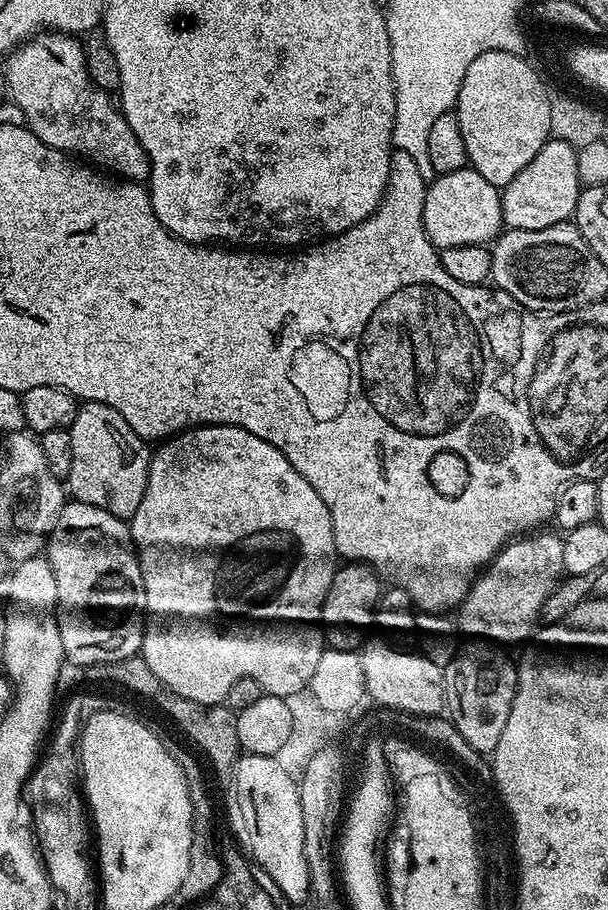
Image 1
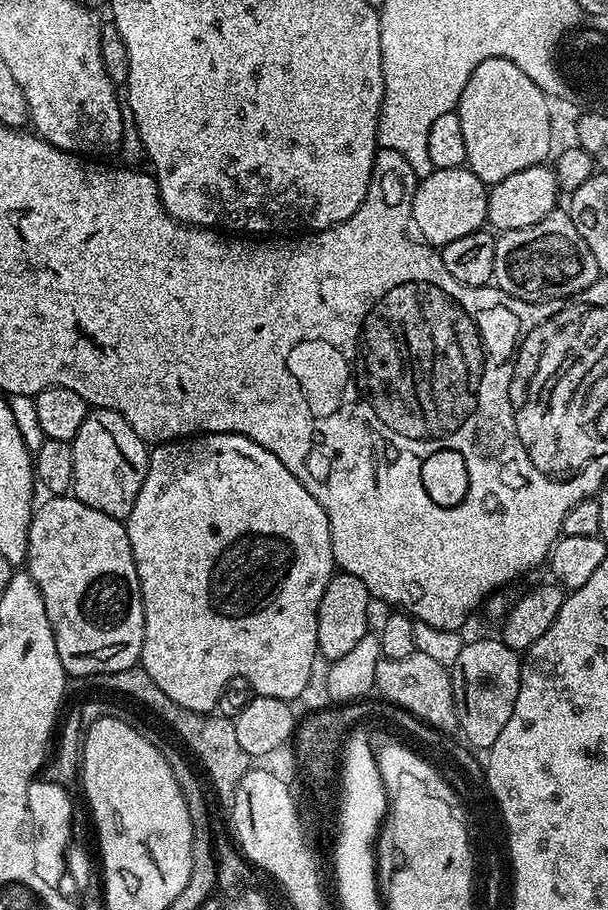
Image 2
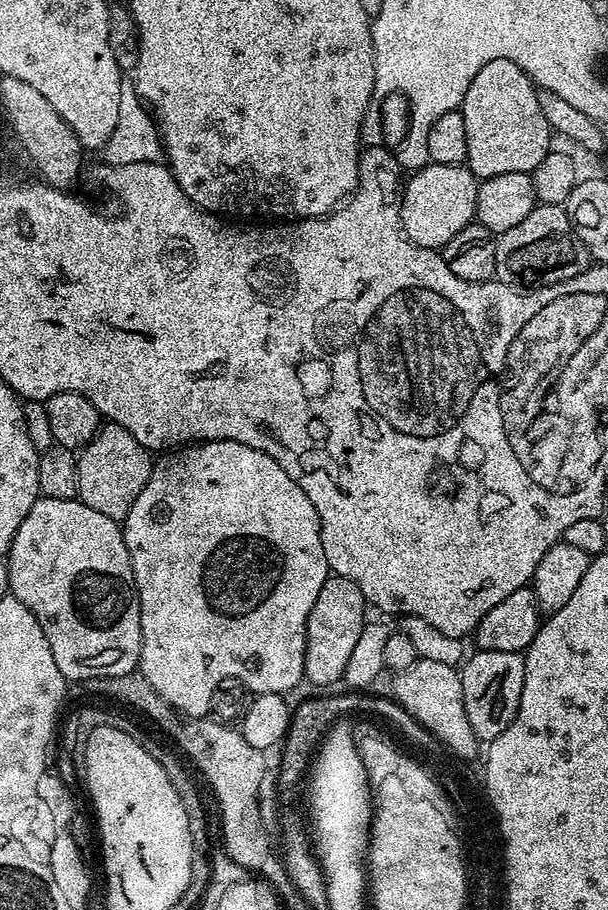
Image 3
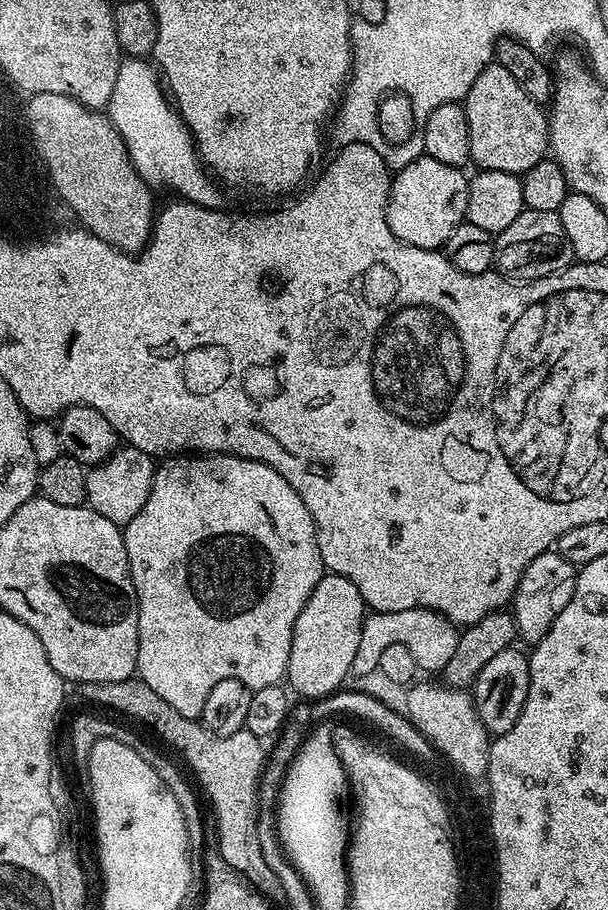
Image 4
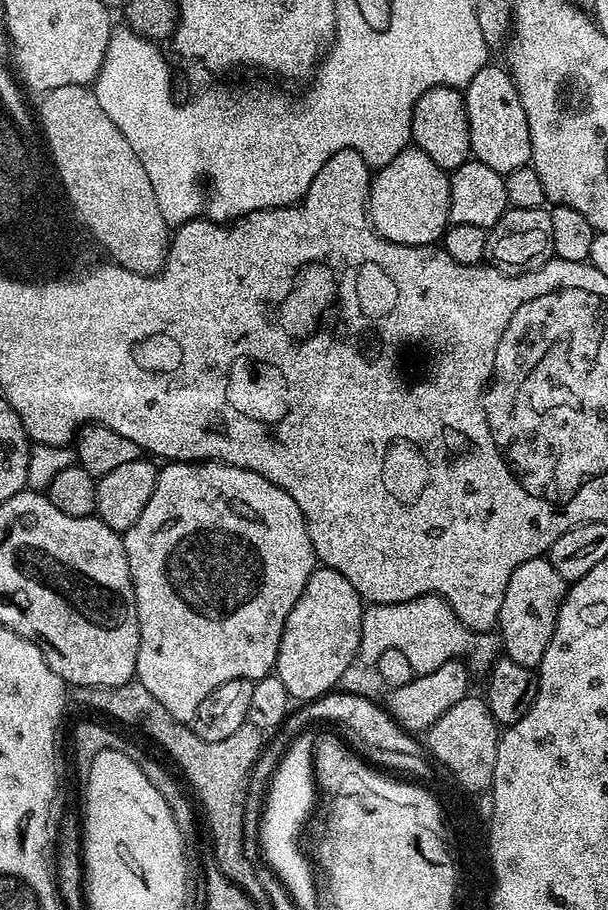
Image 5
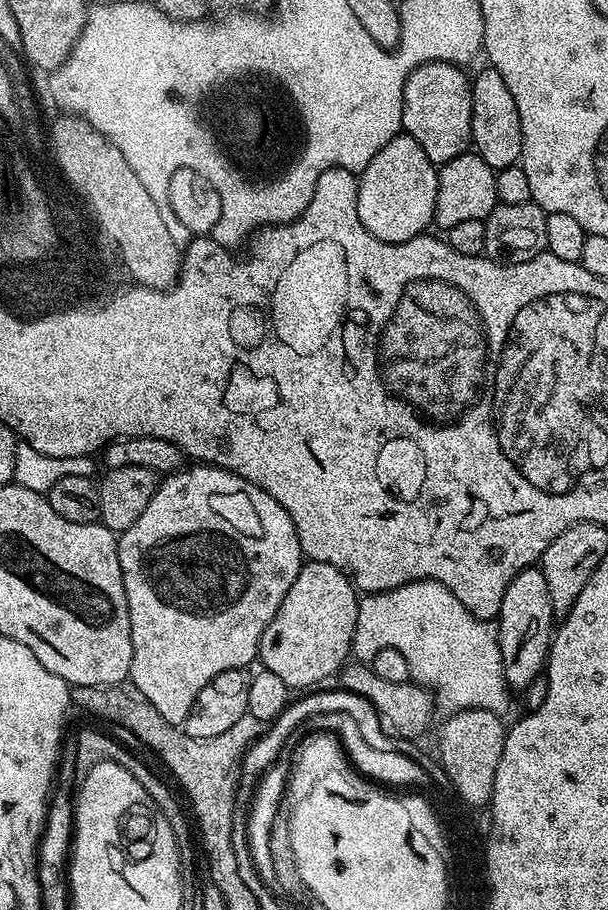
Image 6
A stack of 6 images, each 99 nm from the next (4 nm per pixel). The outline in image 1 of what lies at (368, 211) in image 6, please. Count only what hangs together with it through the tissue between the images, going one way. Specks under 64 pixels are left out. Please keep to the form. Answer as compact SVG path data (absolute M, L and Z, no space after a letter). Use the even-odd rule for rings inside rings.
M471 166L462 170L454 170L445 176L437 175L428 185L426 206L422 210L424 229L430 242L438 250L450 246L470 246L471 244L491 245L505 227L500 193L501 189L486 182L486 178L482 178L482 174L478 174Z

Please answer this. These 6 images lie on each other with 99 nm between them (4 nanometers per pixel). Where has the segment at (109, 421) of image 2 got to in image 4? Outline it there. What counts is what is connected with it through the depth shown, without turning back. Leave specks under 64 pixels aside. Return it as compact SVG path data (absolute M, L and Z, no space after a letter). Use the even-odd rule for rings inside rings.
M131 446L117 447L103 462L87 469L87 507L102 514L102 518L110 518L110 522L121 526L128 524L138 514L138 510L146 506L146 498L150 498L156 469L153 457L147 456L142 450Z

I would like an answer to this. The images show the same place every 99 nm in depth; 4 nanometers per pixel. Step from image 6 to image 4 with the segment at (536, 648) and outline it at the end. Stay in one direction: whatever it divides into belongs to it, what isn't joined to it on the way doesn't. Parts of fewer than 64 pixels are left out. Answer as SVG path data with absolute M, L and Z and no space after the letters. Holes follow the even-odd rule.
M555 550L538 554L538 558L534 558L530 566L526 566L516 587L516 593L512 595L510 601L510 611L516 623L516 634L521 641L524 639L528 646L535 646L548 633L550 626L554 626L554 618L562 614L566 602L570 602L574 594L577 571L577 565L562 558L562 554Z

